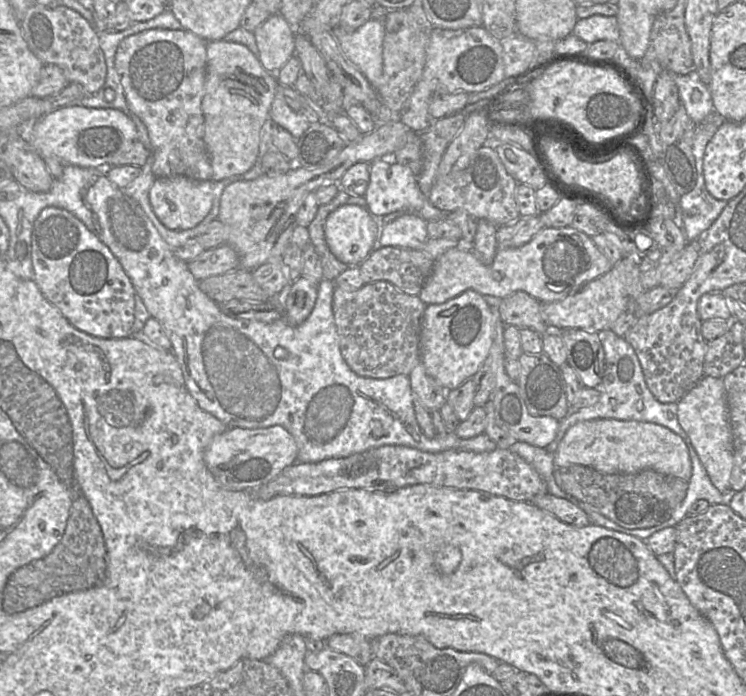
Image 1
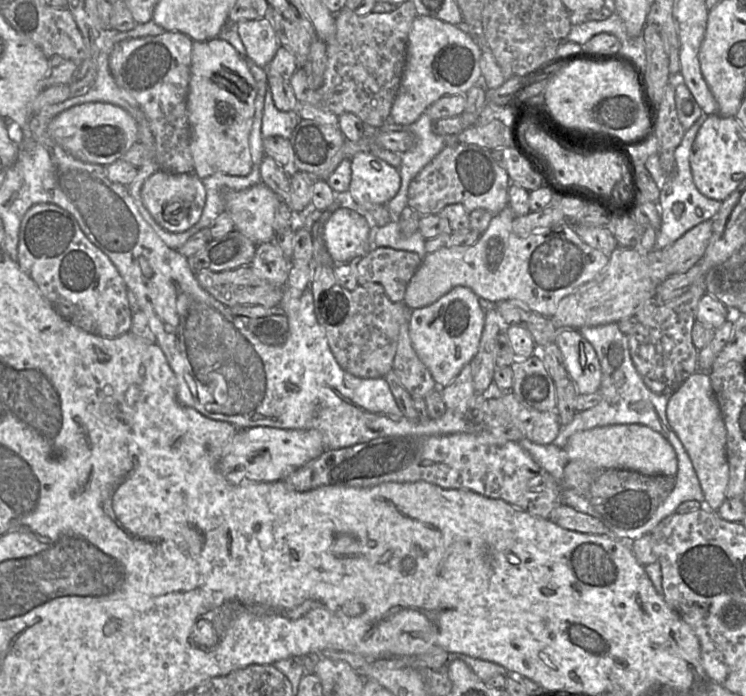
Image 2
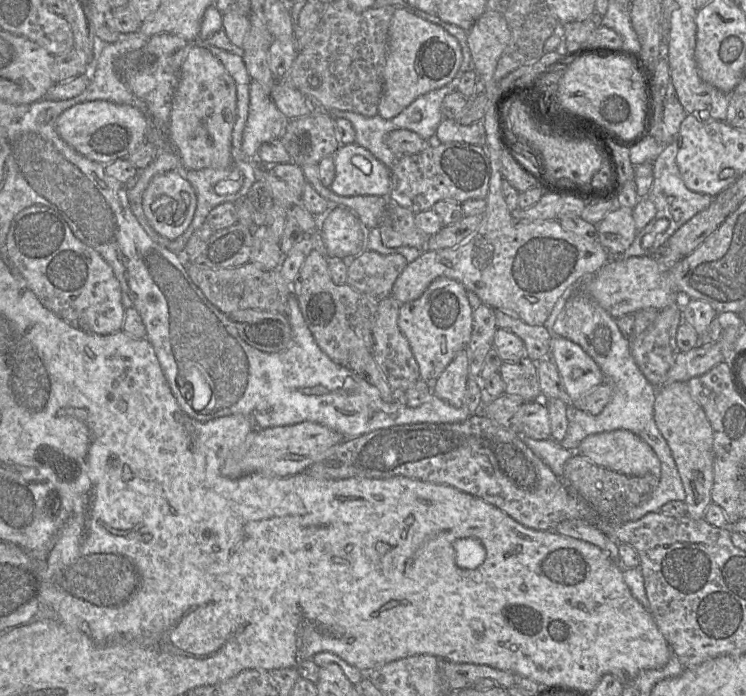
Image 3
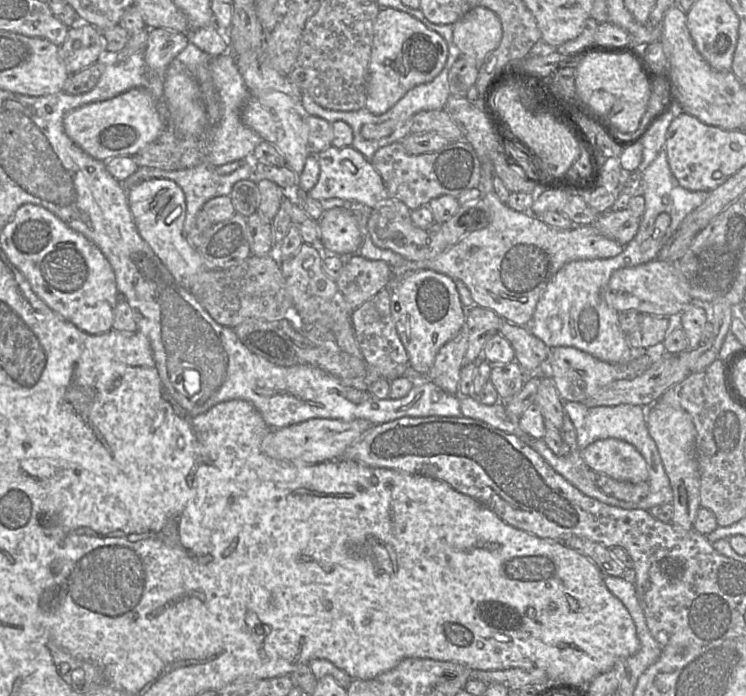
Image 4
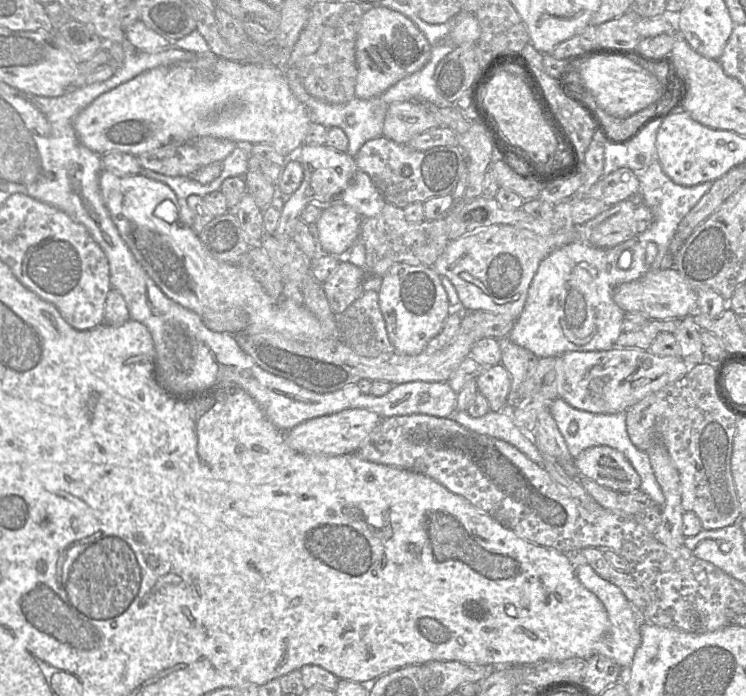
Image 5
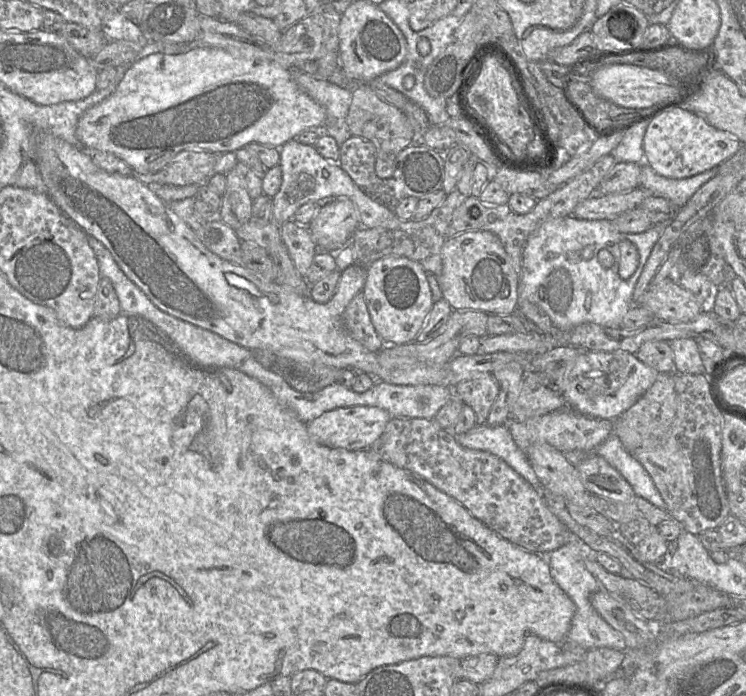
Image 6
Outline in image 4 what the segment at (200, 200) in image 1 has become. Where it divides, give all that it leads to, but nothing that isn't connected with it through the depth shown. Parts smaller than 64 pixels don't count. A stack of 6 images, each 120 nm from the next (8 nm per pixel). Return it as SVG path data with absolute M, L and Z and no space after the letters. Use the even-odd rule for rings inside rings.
M163 178L145 180L127 191L127 202L141 237L149 244L155 254L171 272L175 280L186 289L192 287L192 276L205 270L198 250L192 247L183 234L186 218L186 199L181 187L174 181Z

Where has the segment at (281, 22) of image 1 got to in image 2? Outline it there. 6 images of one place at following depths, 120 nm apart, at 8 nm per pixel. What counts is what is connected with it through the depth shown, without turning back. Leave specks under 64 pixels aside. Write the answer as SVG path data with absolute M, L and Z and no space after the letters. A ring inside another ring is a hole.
M265 18L240 21L235 23L235 28L245 47L247 60L267 69L281 46L270 22Z

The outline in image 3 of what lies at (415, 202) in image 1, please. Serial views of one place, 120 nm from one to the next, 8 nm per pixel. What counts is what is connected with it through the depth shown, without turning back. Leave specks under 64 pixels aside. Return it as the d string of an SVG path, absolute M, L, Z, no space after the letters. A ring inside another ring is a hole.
M354 143L341 145L332 155L335 178L329 189L339 196L375 195L388 197L391 190L391 172L367 149ZM353 156L361 156L370 164L368 173L363 173L351 163Z

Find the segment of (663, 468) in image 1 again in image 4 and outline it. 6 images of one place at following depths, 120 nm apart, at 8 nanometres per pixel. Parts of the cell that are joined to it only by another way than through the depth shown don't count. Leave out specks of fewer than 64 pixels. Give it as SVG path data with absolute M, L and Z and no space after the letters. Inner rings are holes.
M616 438L597 440L580 453L590 470L616 481L635 484L648 479L645 459L633 445L625 441Z

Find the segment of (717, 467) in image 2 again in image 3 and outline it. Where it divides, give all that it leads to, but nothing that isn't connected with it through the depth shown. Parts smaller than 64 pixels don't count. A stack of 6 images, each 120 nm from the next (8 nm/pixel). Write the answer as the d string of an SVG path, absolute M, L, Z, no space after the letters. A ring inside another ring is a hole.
M673 382L657 389L654 420L671 450L679 472L685 491L686 515L695 520L701 519L712 503L714 438L711 424L703 408L692 398L687 382Z

